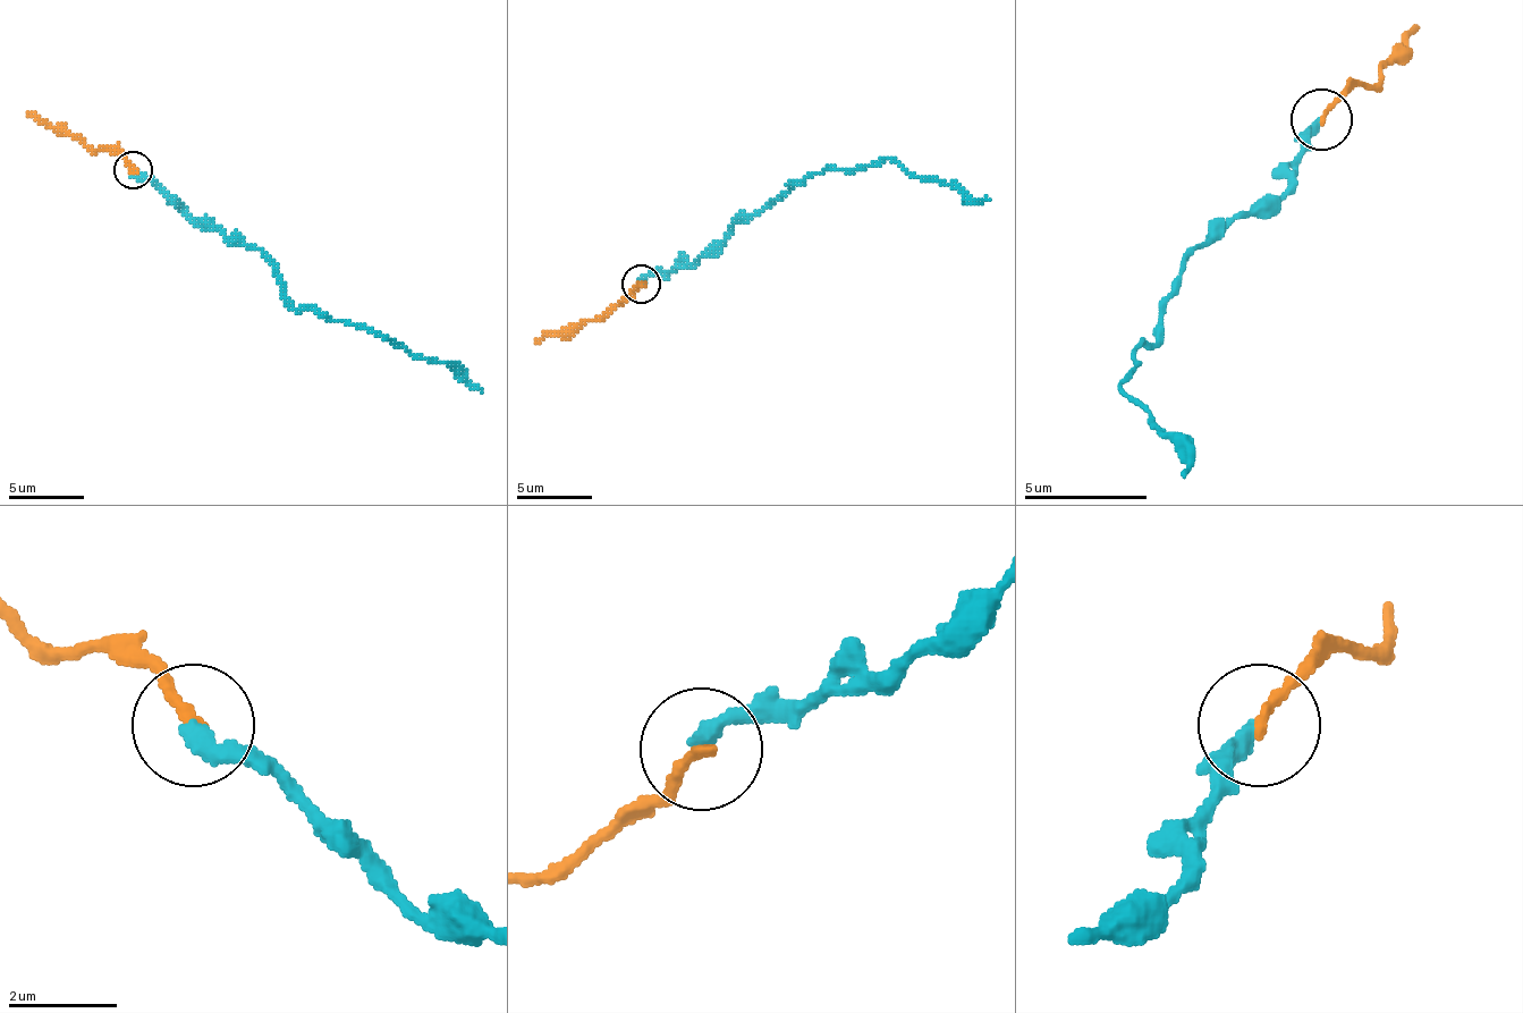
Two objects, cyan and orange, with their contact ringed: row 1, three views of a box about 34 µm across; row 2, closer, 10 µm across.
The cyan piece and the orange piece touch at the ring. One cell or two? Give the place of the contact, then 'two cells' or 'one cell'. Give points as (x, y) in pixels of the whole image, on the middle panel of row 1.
place (641, 284); one cell

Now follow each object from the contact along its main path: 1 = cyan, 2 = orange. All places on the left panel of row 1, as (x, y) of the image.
1: (134, 169), (228, 237), (254, 245), (296, 309), (379, 331), (413, 354), (447, 362), (481, 393)
2: (134, 169), (118, 154), (39, 124), (27, 112)

